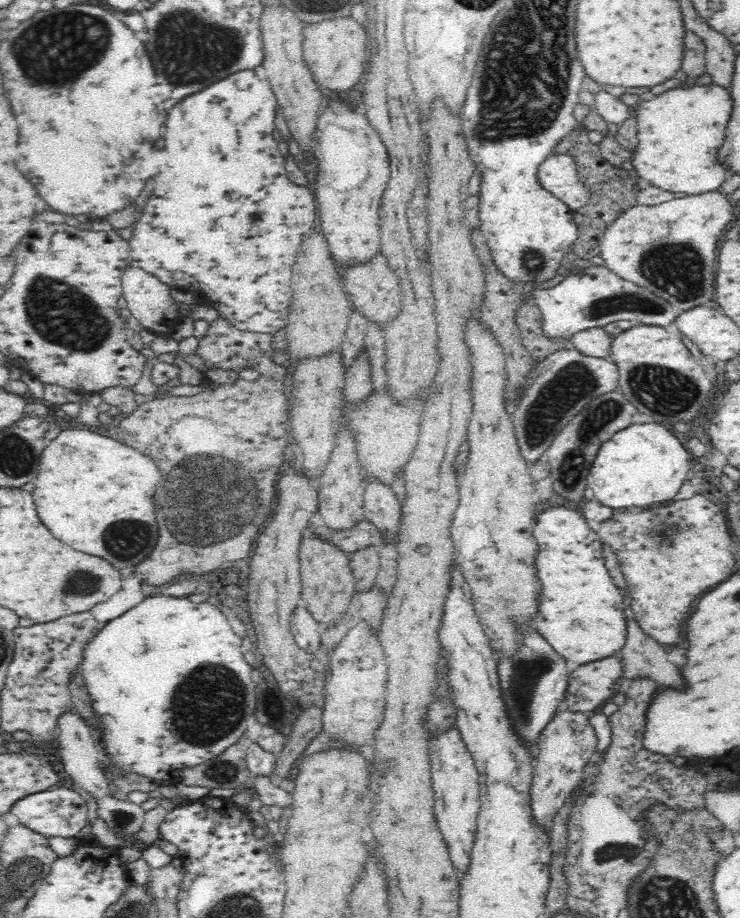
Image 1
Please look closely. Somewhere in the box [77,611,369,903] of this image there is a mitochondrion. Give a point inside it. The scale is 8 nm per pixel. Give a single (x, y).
(211, 704)

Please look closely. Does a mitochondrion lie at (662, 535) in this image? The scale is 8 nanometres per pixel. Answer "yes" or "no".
yes

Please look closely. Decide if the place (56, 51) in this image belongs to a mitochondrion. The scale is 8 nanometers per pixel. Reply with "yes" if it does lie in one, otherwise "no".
yes

